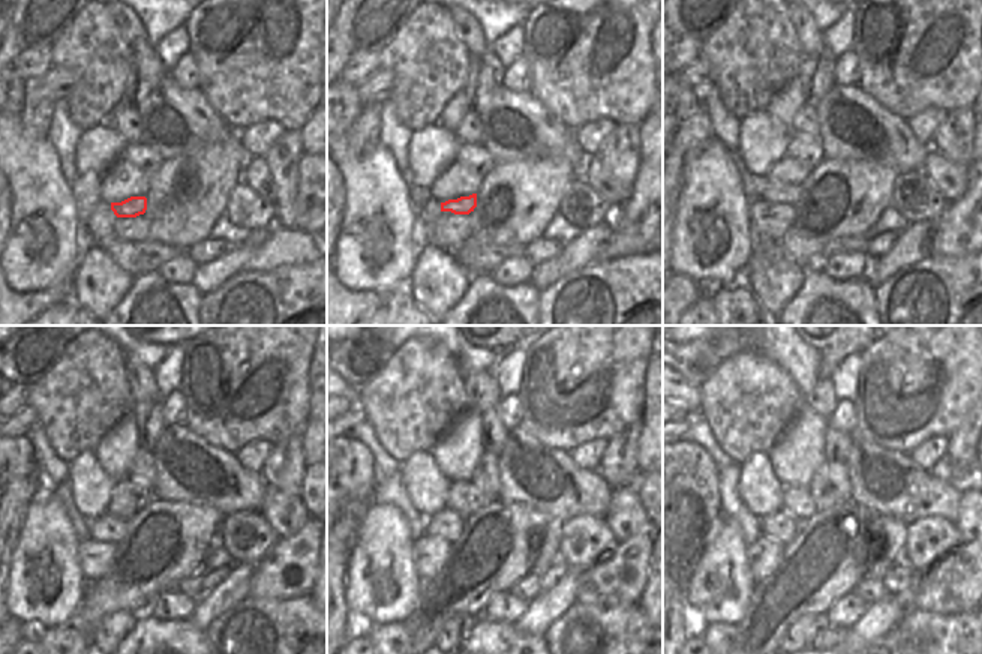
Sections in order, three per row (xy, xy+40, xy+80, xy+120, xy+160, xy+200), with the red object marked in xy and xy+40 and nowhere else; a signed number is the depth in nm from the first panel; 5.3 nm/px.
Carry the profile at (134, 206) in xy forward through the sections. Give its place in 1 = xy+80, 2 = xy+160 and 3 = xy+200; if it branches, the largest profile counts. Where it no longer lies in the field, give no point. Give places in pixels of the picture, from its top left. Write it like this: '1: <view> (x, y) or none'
1: xy+80 (780, 194)
2: xy+160 (447, 524)
3: xy+200 (781, 527)

